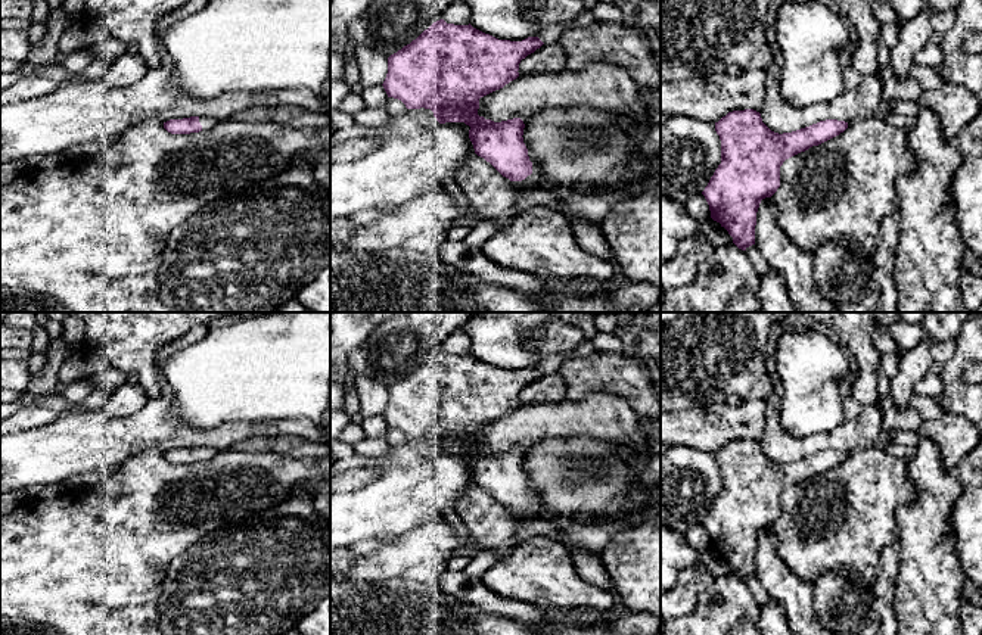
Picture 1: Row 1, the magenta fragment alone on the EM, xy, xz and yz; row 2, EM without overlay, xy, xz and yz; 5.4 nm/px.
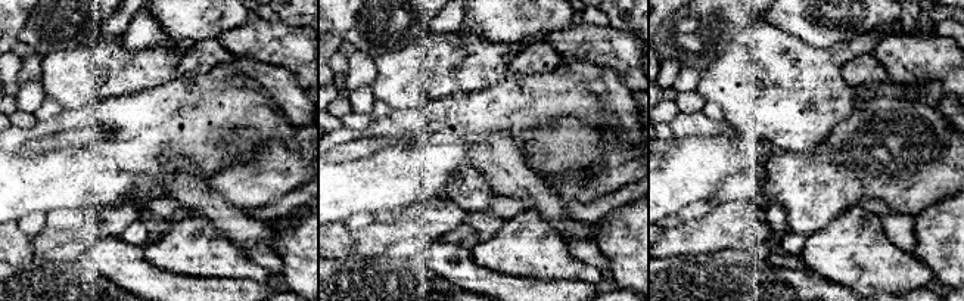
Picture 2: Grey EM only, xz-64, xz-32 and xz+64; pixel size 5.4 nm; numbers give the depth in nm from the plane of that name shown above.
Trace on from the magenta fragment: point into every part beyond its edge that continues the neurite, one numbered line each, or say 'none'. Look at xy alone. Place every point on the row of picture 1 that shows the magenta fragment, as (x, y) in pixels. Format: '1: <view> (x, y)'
1: xy (207, 123)

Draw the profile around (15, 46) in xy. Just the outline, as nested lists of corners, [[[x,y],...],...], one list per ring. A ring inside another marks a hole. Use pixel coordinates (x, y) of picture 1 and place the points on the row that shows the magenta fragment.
[[[0,29],[0,59],[25,63],[31,49],[25,29]]]

